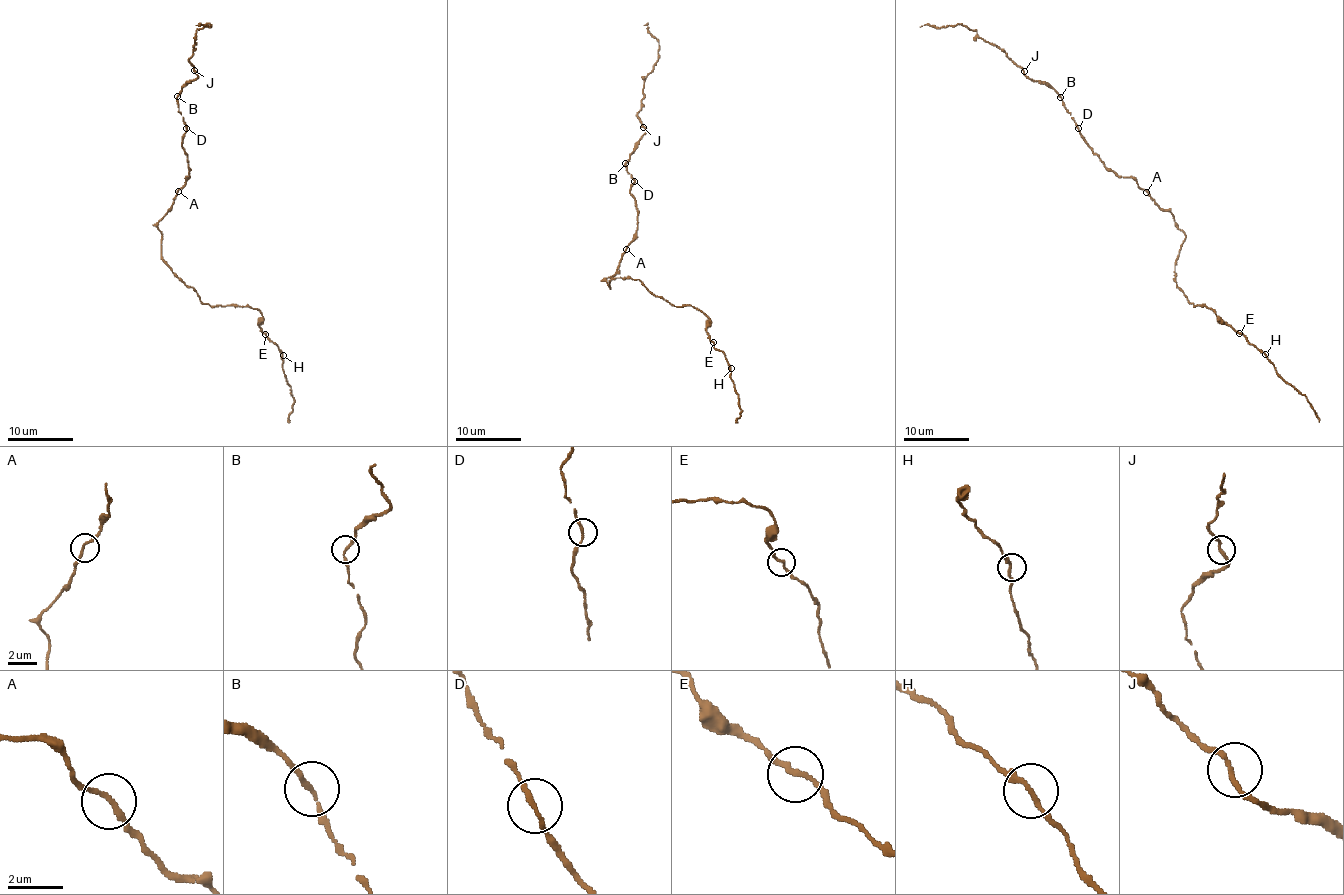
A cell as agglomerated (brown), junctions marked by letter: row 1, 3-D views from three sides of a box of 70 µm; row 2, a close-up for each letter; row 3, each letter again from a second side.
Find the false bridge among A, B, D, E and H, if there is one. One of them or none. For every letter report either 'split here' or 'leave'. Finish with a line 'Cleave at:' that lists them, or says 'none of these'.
A: leave
B: split here
D: leave
E: leave
H: leave
Cleave at: B

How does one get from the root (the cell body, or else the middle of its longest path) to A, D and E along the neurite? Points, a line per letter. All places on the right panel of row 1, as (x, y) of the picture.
A: (1166, 209), (1146, 192)
D: (1166, 209), (1135, 180), (1119, 177), (1109, 170), (1078, 128)
E: (1166, 209), (1185, 236), (1174, 266), (1176, 286), (1194, 306), (1210, 307), (1239, 333)

